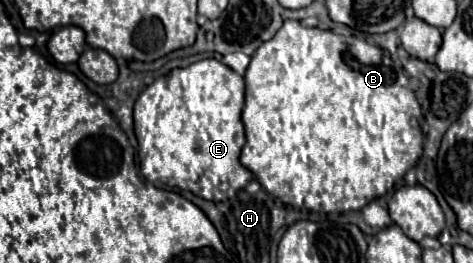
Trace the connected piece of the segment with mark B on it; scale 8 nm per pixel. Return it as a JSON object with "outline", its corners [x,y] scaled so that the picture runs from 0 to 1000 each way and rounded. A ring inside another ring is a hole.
{"outline":[[[605,80],[592,118],[545,179],[545,194],[533,209],[533,232],[520,262],[520,392],[512,414],[512,468],[520,490],[520,551],[507,589],[507,620],[533,650],[541,688],[584,757],[592,757],[600,779],[617,787],[647,787],[651,802],[757,802],[765,772],[778,772],[795,749],[816,741],[837,688],[854,673],[854,658],[879,627],[884,597],[892,589],[892,483],[894,437],[888,430],[888,399],[879,384],[875,346],[867,338],[863,293],[854,293],[850,262],[833,262],[833,240],[825,217],[816,217],[795,171],[782,171],[774,156],[761,156],[753,141],[727,141],[706,133],[702,118],[681,118],[672,103],[643,103],[630,80]]]}

